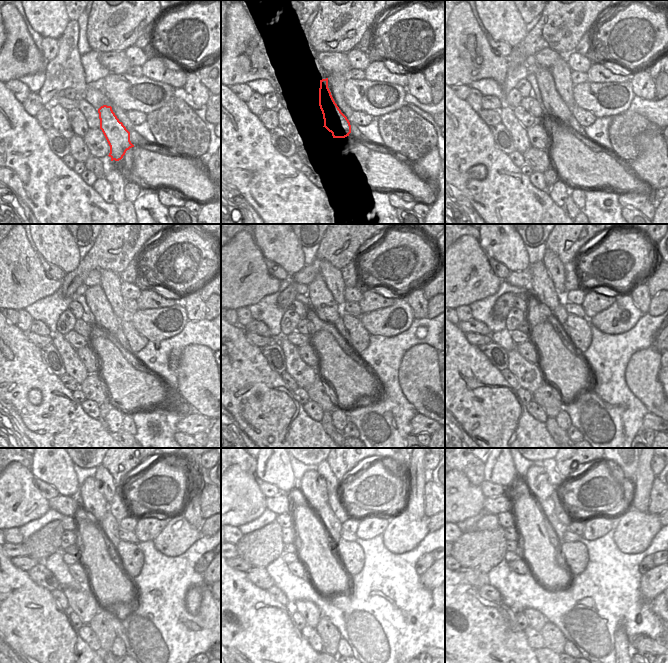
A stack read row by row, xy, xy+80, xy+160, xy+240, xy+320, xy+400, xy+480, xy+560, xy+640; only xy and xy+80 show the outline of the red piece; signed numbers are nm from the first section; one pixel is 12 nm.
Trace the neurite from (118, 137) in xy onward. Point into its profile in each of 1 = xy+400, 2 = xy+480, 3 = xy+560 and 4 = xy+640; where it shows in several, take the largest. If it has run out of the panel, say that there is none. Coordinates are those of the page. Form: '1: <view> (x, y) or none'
1: xy+400 (541, 284)
2: xy+480 (94, 502)
3: xy+560 (313, 487)
4: xy+640 (538, 482)

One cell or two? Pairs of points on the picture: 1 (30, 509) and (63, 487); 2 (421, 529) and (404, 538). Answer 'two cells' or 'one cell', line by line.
1: two cells
2: one cell

